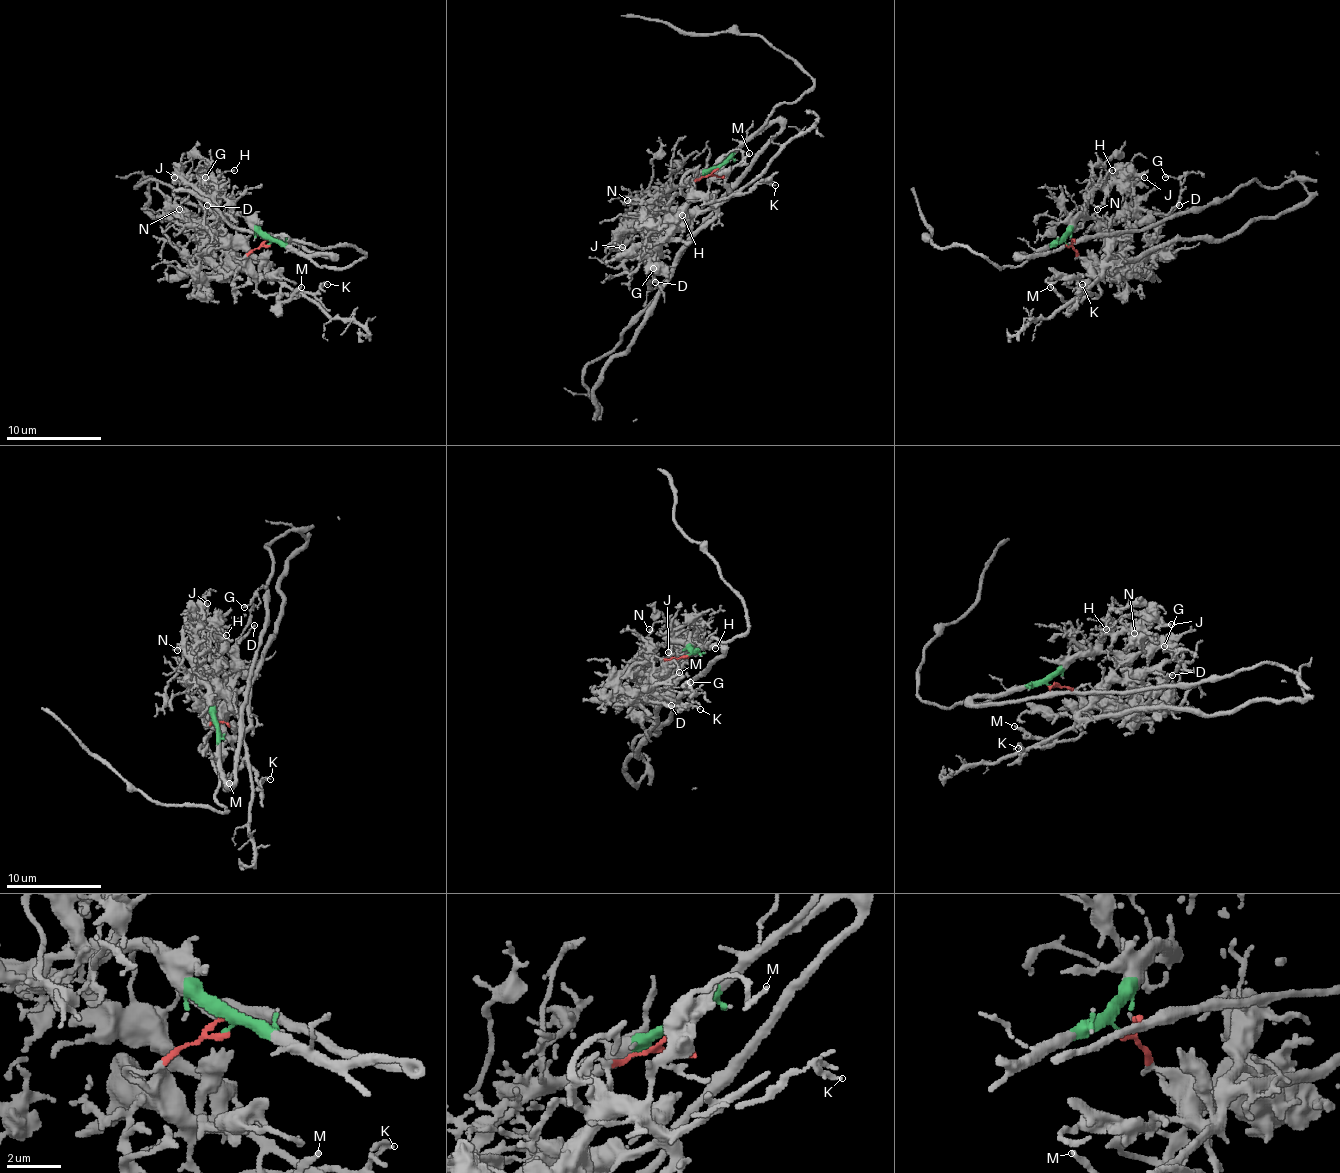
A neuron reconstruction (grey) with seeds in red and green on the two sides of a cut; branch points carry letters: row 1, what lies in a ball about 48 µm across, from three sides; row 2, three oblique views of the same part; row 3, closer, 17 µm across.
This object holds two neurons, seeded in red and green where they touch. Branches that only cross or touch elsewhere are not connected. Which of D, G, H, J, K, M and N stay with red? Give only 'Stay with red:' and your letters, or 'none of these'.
Stay with red: D, G, K, M

